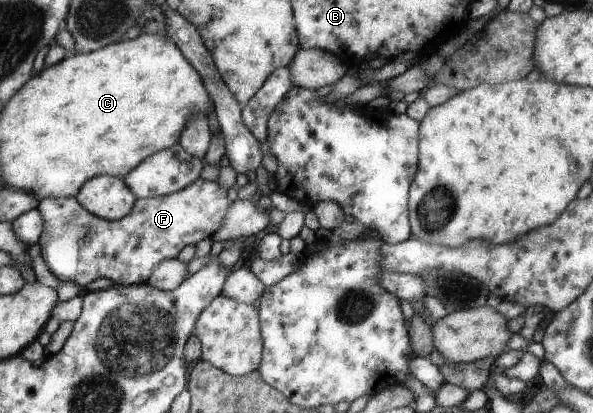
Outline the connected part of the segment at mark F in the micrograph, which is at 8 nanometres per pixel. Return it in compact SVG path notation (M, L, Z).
M198 178L192 185L188 185L185 189L180 189L179 191L167 195L137 199L133 209L130 210L125 217L122 217L117 221L109 221L100 218L98 215L92 214L89 210L86 210L85 206L81 205L81 202L78 202L76 197L48 197L42 199L37 206L37 209L41 211L45 227L41 240L38 242L41 248L41 256L47 264L50 272L54 274L56 278L59 278L62 281L73 282L80 288L84 287L84 284L88 284L90 280L96 280L96 278L108 278L108 280L112 280L116 285L137 285L148 283L149 278L152 276L153 270L156 268L158 263L161 263L167 258L176 258L176 256L180 254L180 250L182 250L186 244L196 245L196 243L200 242L202 238L211 238L215 232L220 230L222 221L230 208L230 200L226 198L226 192L228 192L228 189L227 186L219 185L217 181L208 181Z

